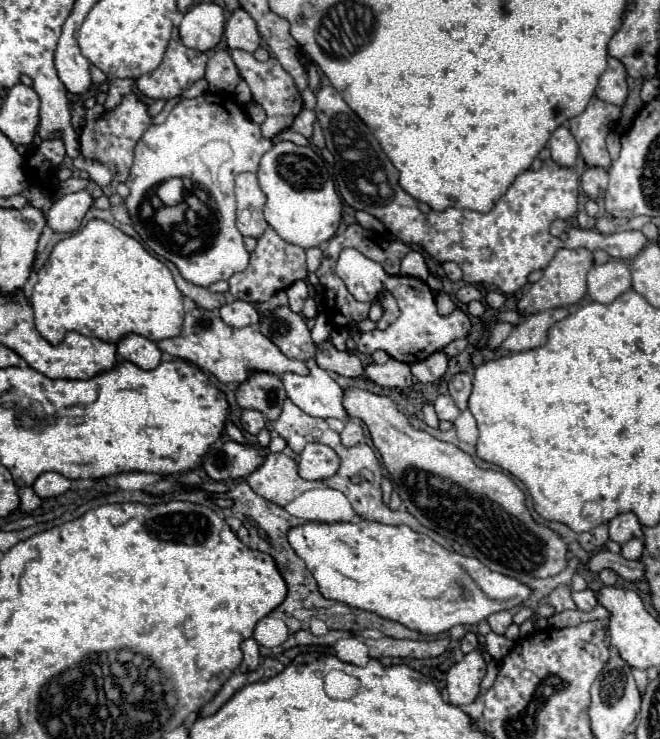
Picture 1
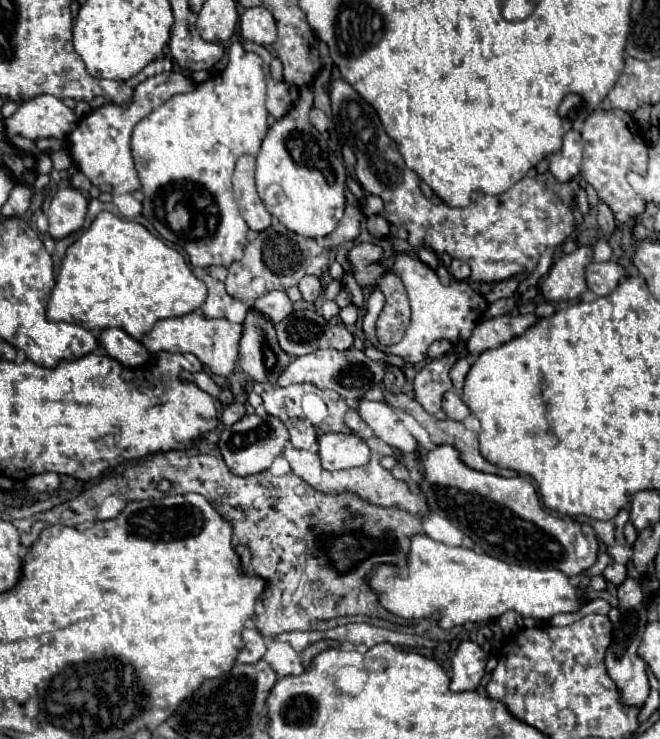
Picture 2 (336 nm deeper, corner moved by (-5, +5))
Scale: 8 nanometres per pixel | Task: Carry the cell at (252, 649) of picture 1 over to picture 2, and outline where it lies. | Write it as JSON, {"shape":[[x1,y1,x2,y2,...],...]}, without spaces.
{"shape":[[246,627,242,631,242,639,244,639,244,649,238,655,240,663,256,663,264,657,266,653,266,641,260,635,260,631,256,627]]}

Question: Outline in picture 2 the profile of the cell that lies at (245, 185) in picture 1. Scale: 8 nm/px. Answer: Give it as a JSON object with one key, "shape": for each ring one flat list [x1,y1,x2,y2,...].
{"shape":[[242,155,236,161,232,185,234,185,234,193,236,193,236,203,240,207,244,221,248,223,248,227,252,231,264,231,270,227,272,217,256,193,254,167,256,167,256,159,252,155]]}

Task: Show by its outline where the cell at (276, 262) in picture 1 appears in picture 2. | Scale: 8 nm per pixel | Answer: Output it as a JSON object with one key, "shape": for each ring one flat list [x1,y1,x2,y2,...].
{"shape":[[272,219,272,225,258,233,254,241,248,243,244,249,244,257,228,267,228,277,226,277,226,291,238,301,244,301,252,305,260,295,266,295,268,291,280,289,286,291,294,285,304,275,316,275,322,277,328,271,328,251,318,245,318,241,296,235,288,231,280,221]]}

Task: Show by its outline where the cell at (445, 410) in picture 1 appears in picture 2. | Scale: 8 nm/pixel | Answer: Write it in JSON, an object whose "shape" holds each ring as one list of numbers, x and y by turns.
{"shape":[[448,391,442,399,442,409,446,411,446,415,454,421,464,421,470,415,470,409,466,407,466,403,460,399,458,393]]}

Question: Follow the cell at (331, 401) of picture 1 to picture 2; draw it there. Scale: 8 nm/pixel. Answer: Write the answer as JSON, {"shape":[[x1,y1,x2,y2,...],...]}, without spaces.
{"shape":[[362,399,358,405,360,417,370,425,376,437,386,441,390,447,400,449,402,453,422,451,420,443,412,437,412,433,402,425,394,409,382,401]]}

